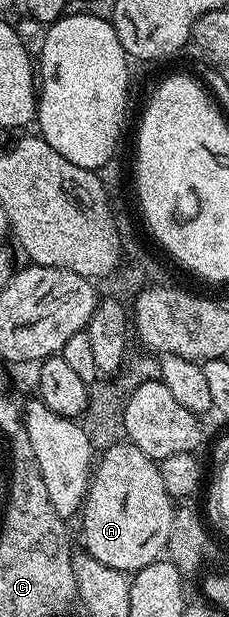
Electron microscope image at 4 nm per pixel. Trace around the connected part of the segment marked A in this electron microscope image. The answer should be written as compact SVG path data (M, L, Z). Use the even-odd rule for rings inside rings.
M125 439L103 450L94 465L88 496L84 499L83 548L98 563L132 575L136 570L161 560L167 550L166 534L173 528L174 498L166 491L157 462Z

